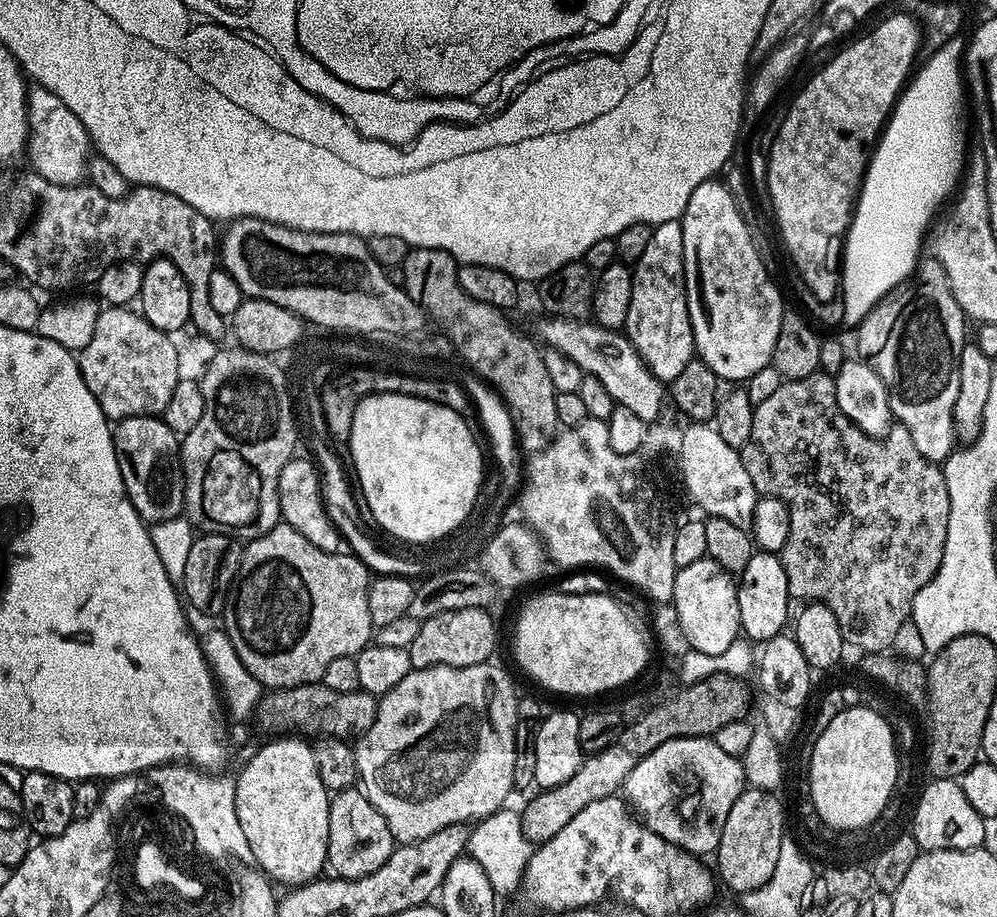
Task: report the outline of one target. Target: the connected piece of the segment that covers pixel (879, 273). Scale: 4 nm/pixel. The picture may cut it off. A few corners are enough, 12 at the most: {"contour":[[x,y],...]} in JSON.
{"contour":[[965,37],[907,81],[842,248],[843,323],[915,270],[961,179]]}

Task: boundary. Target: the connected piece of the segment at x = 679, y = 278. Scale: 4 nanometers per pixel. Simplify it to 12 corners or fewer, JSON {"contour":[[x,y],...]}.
{"contour":[[679,220],[653,227],[623,331],[660,381],[696,351]]}

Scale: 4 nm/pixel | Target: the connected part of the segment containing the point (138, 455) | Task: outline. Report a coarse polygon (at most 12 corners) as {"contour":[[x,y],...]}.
{"contour":[[160,416],[115,421],[124,494],[149,525],[184,512],[176,433]]}

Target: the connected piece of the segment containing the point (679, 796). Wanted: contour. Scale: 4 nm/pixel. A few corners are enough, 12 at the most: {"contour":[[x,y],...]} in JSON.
{"contour":[[715,739],[646,754],[622,792],[651,832],[712,854],[744,768]]}

